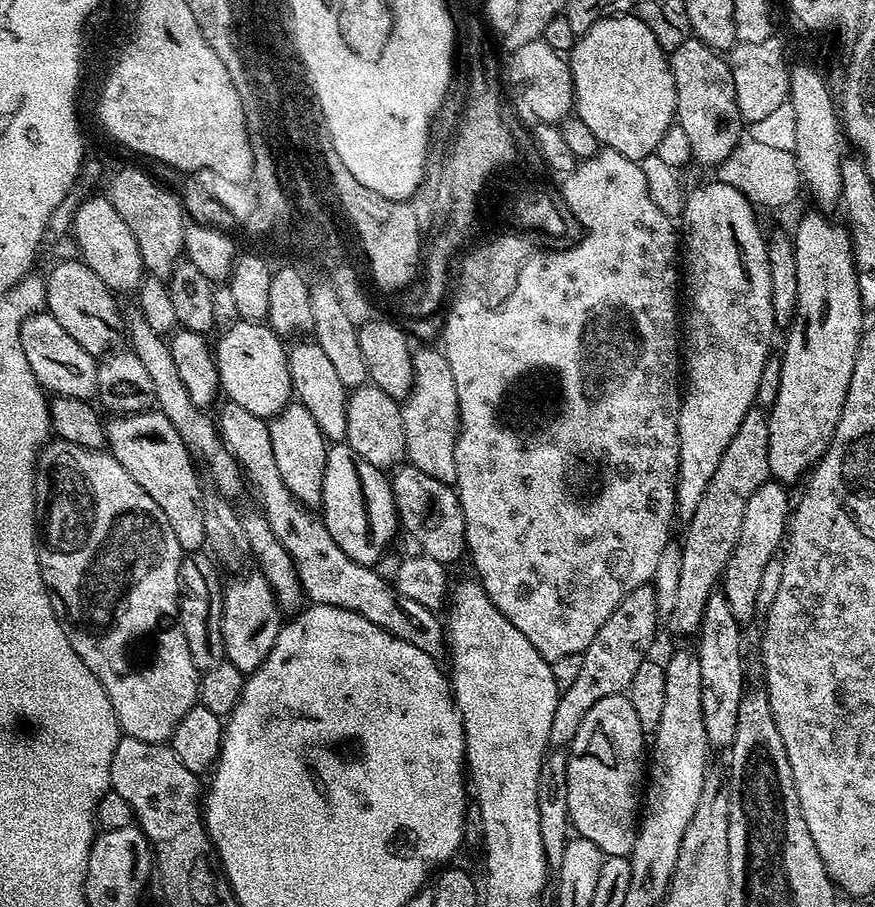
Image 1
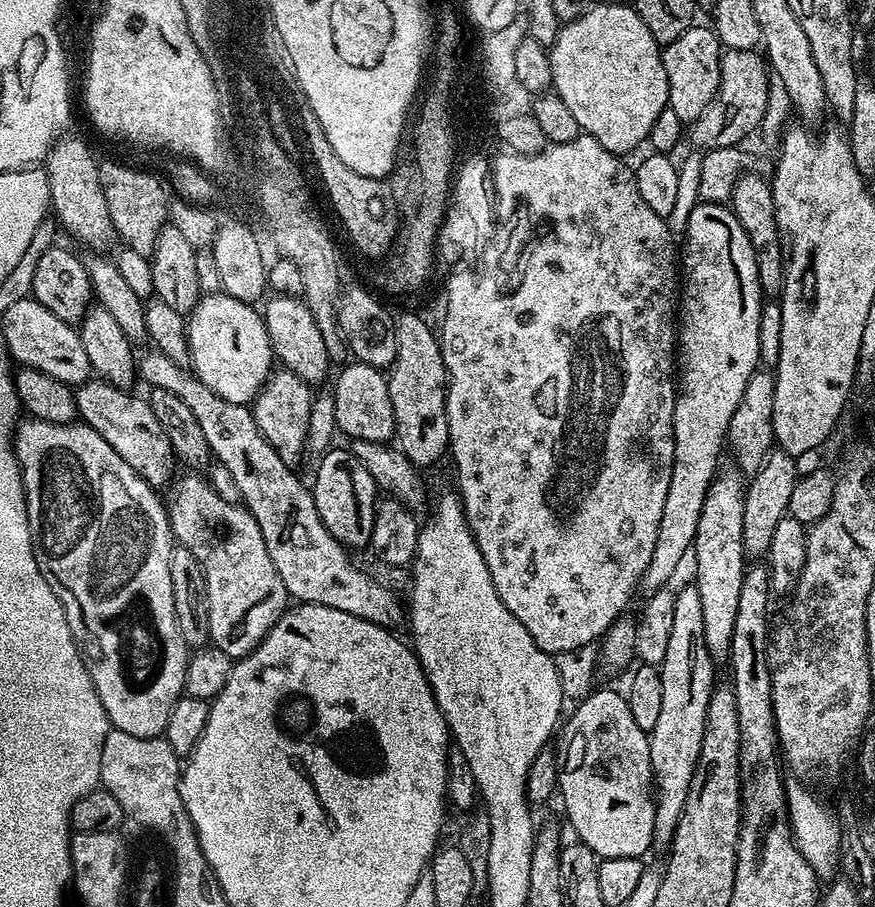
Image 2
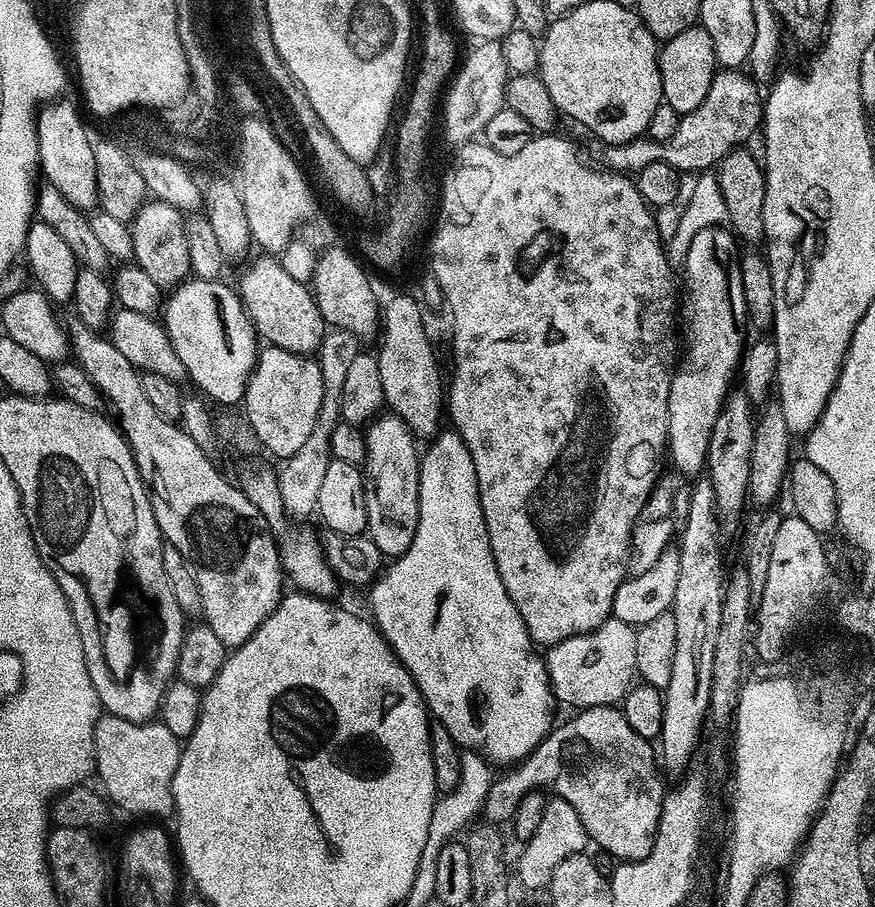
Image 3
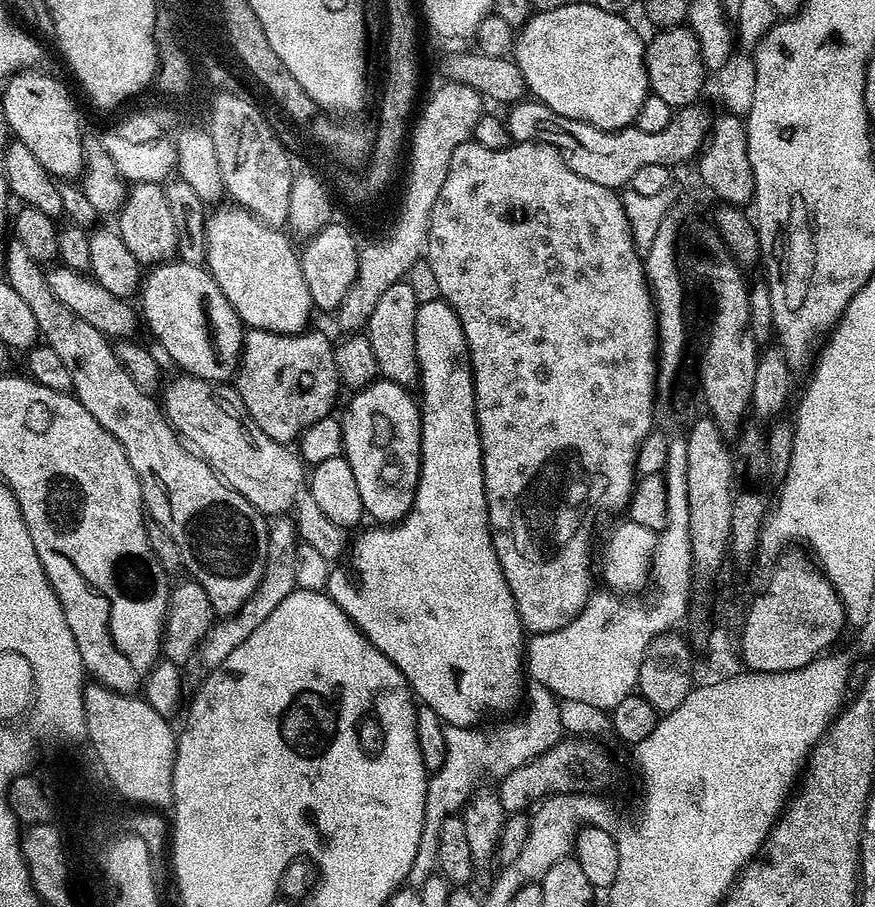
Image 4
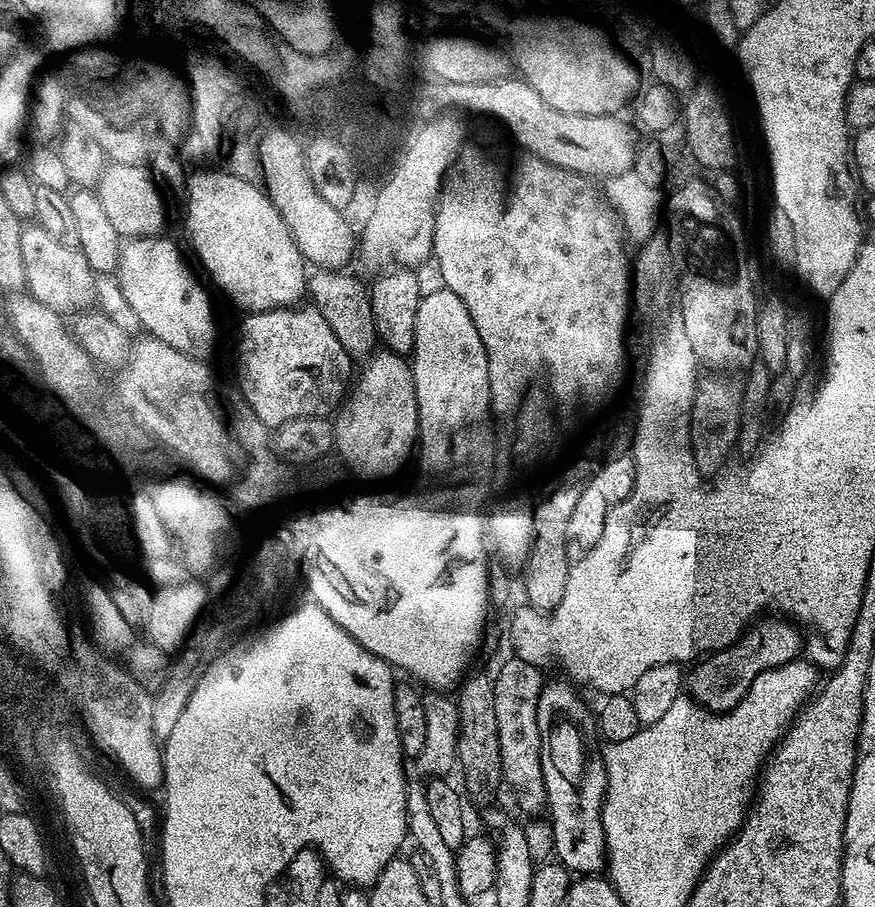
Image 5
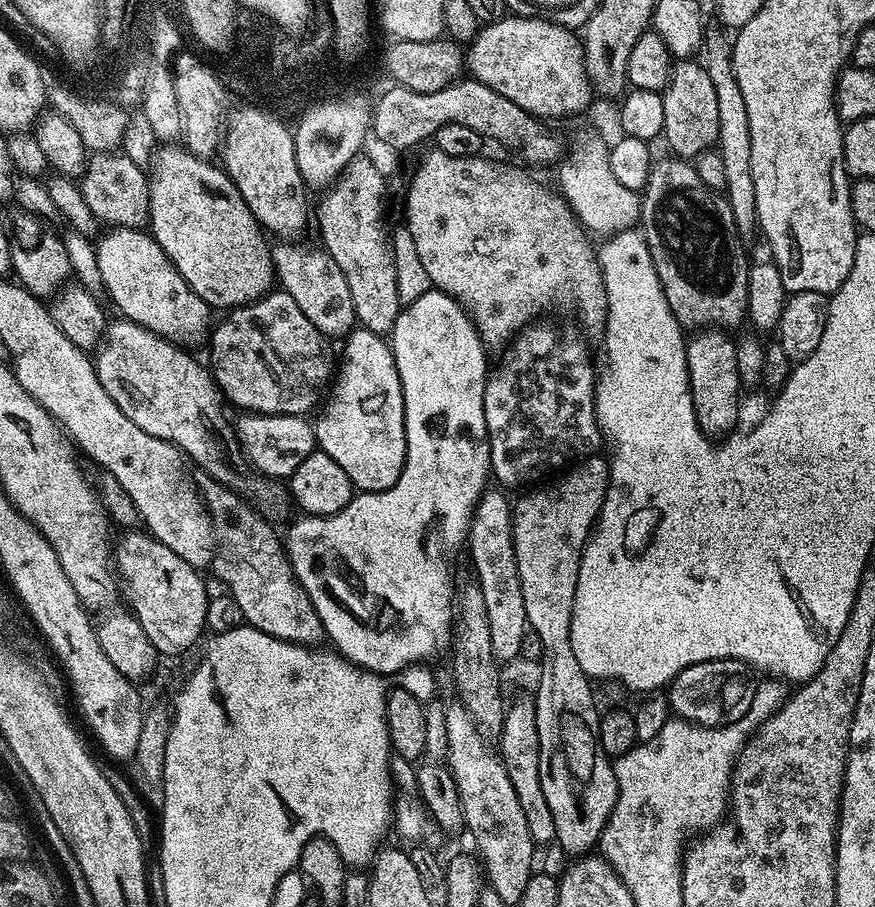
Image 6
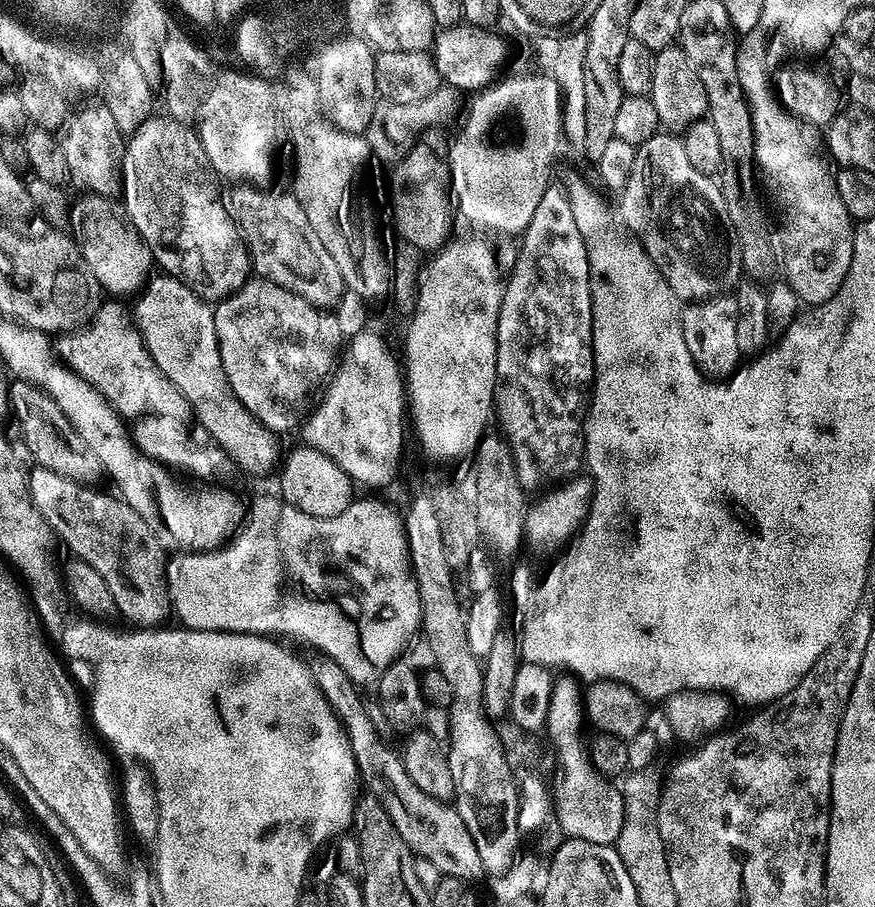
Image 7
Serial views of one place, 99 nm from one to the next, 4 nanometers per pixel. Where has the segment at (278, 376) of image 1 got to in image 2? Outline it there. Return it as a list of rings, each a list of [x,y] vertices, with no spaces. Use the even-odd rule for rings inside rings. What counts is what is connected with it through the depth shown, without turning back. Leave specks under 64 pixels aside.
[[[221,290],[201,295],[194,311],[187,313],[186,323],[190,368],[194,375],[203,384],[210,386],[218,398],[251,405],[261,388],[268,383],[274,368],[272,347],[263,315],[253,305],[238,302],[238,298],[230,298]]]

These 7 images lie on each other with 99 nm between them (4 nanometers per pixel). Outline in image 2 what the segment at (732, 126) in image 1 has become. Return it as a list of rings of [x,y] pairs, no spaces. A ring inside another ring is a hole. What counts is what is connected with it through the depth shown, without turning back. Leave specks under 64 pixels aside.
[[[697,22],[687,28],[674,42],[663,45],[662,55],[664,69],[668,79],[668,107],[678,114],[685,122],[699,120],[704,111],[716,97],[720,85],[720,57],[722,45],[712,26],[703,28],[703,23]]]

